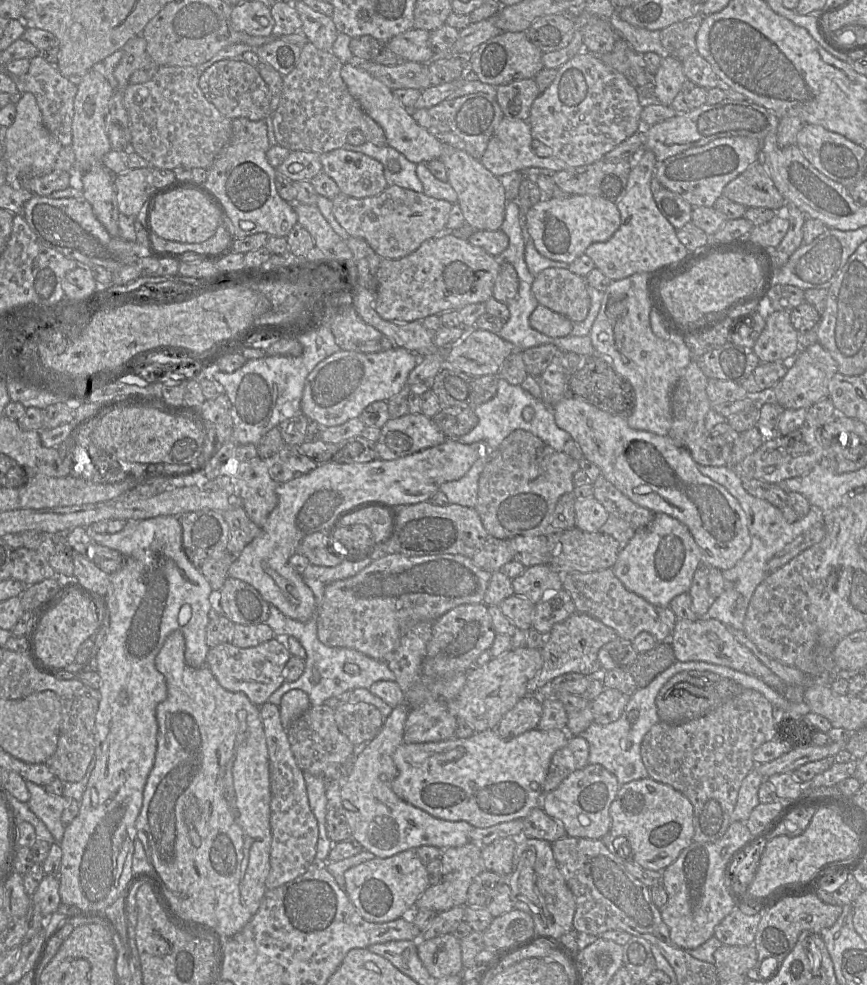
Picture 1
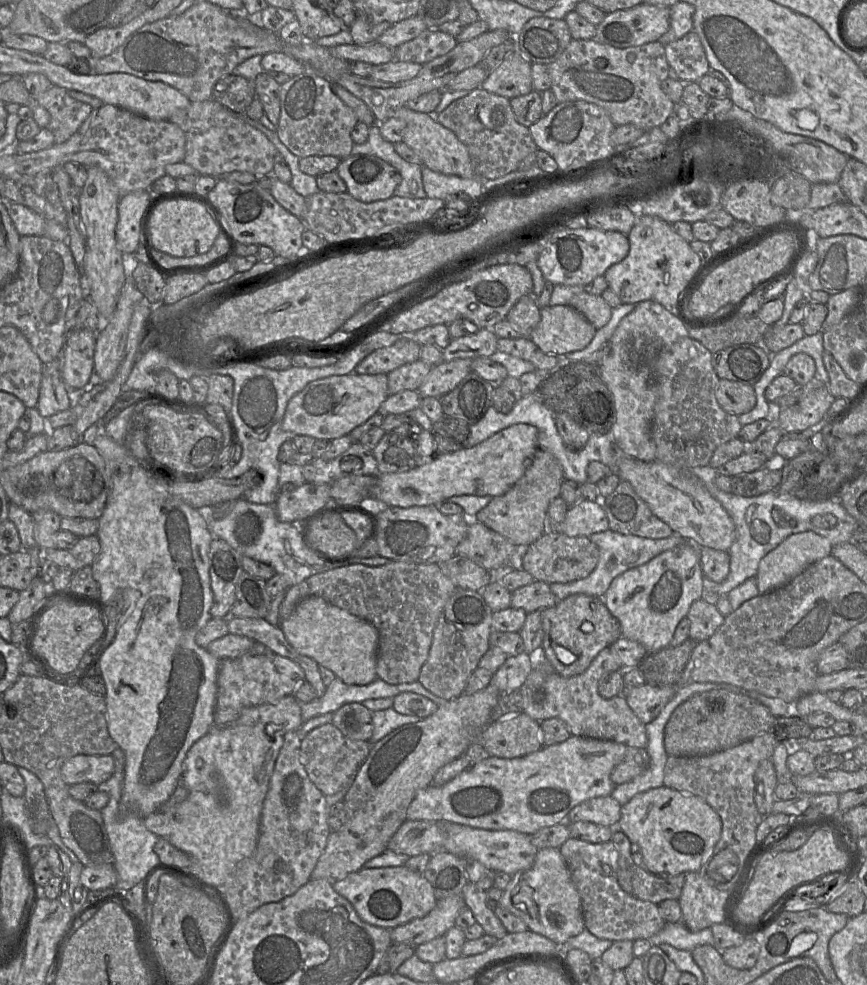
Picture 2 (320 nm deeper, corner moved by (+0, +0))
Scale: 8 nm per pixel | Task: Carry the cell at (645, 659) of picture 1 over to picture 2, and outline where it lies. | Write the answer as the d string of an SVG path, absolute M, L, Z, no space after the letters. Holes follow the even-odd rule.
M688 638L679 646L666 647L648 653L638 666L645 683L652 687L666 687L676 684L697 643Z

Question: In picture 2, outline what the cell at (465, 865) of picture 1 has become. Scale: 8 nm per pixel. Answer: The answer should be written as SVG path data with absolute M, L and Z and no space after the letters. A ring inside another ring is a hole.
M462 894L438 899L434 908L424 917L413 919L405 924L389 929L392 944L404 943L416 948L420 944L444 936L449 929L455 926L455 920L464 906L465 902Z

